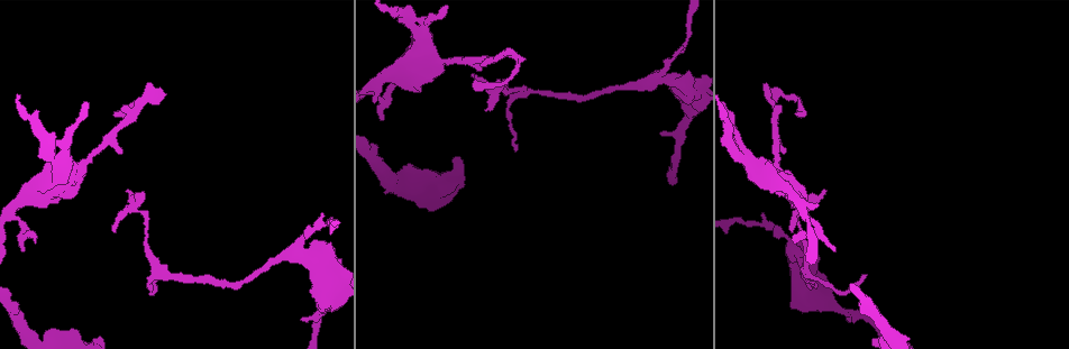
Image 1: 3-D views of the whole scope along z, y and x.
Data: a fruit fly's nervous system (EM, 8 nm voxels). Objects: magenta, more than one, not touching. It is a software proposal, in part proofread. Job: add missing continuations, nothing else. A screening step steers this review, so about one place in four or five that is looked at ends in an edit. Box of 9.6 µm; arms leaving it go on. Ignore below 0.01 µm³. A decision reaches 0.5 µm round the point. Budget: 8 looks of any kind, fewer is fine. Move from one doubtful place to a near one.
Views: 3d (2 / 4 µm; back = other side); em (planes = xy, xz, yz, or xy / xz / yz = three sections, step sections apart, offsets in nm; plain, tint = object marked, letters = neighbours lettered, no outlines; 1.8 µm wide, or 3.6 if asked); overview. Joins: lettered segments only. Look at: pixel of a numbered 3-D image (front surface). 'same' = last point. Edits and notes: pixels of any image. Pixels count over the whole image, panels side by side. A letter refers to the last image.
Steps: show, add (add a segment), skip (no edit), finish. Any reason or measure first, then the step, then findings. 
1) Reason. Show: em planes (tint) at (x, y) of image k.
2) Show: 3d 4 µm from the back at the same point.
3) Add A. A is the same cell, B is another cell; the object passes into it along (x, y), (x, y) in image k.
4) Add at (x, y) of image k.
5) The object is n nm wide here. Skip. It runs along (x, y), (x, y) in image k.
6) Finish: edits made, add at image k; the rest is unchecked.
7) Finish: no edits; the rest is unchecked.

Show: em 3.6 µm planes (letters) at (874, 340) of image 1.

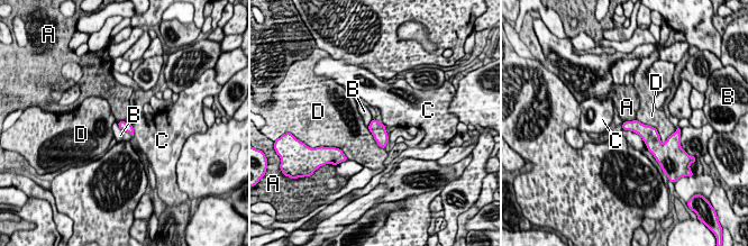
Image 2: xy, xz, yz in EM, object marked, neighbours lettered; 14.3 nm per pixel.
The object is 130 nm wide here; the longest contact is with D, 500 nm. Skip. A, B, C and D are other cells; none of them fits.

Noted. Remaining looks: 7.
Calibre changes. Show: 3d 4 µm at (307, 234) of image 1.

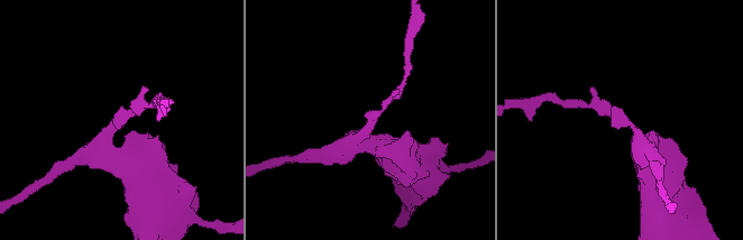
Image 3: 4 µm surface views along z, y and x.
Show: em planes (letters) at (118, 117) of image 3.

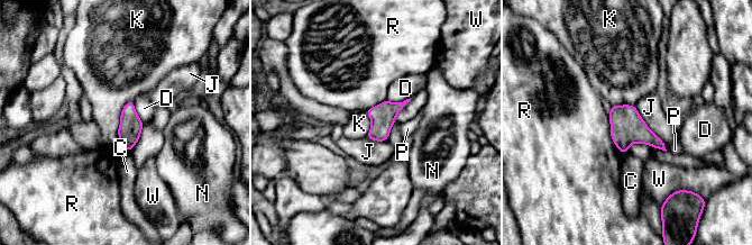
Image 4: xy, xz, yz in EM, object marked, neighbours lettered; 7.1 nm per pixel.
Skip. C, D, J, K, N, P, R and W are other cells; a border runs along (133, 100), (118, 128), (126, 151) in image 4; none of them fits.

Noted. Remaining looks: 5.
Tapers out. Show: 3d 2 µm at (302, 316) of image 1.

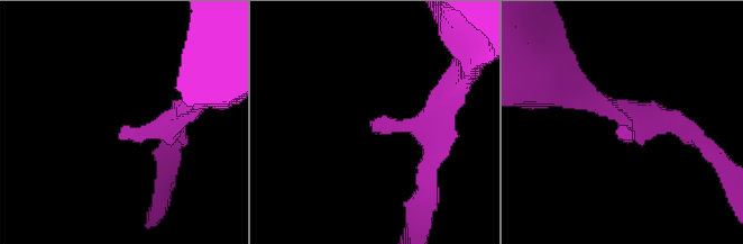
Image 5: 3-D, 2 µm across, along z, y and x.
Show: em yz step 8 (tint) at (621, 127) of image 5.

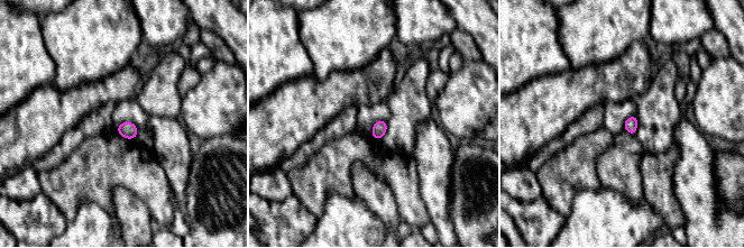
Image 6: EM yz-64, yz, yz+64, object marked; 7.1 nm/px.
Show: em planes (letters) at the same point.

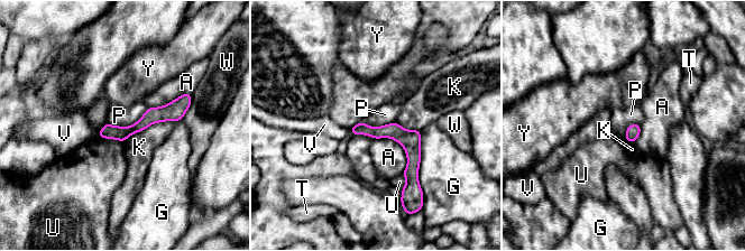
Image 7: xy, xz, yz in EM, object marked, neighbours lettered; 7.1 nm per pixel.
Skip. A, G, K, P, T, U, V, W and Y are other cells; none of them fits.

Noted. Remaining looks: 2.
Finish: no edits; the rest is unchecked.

